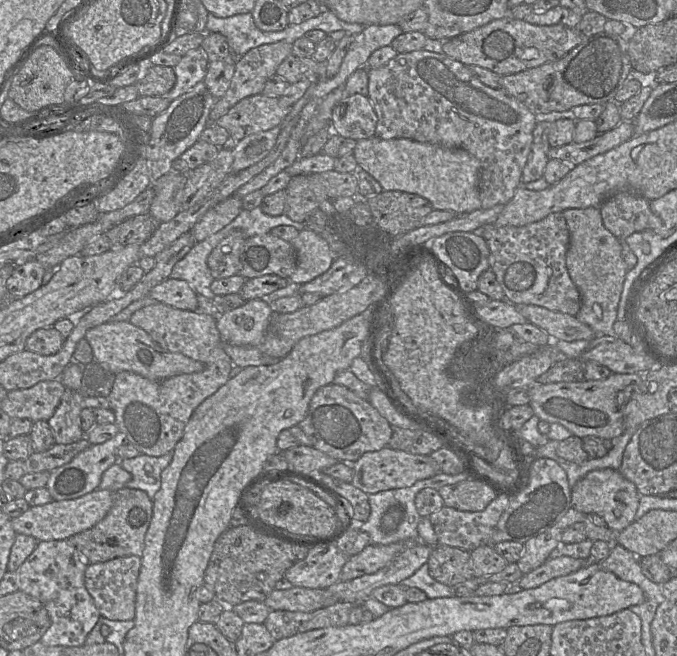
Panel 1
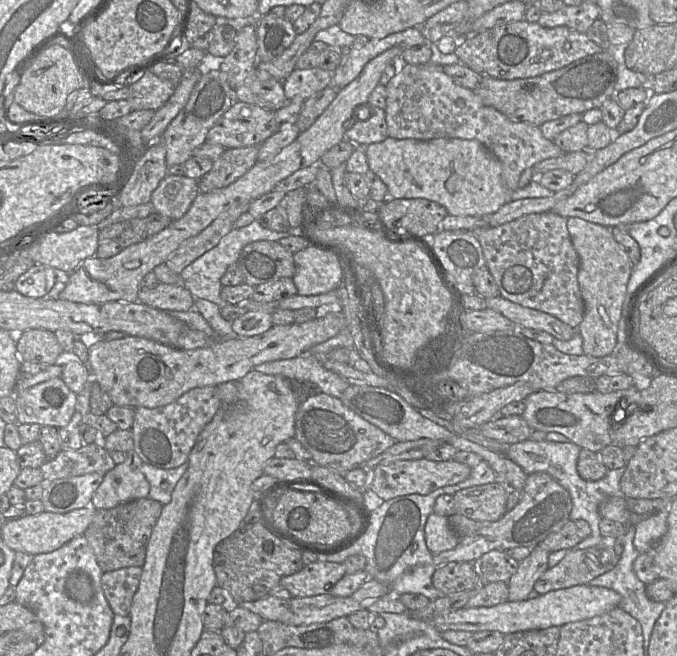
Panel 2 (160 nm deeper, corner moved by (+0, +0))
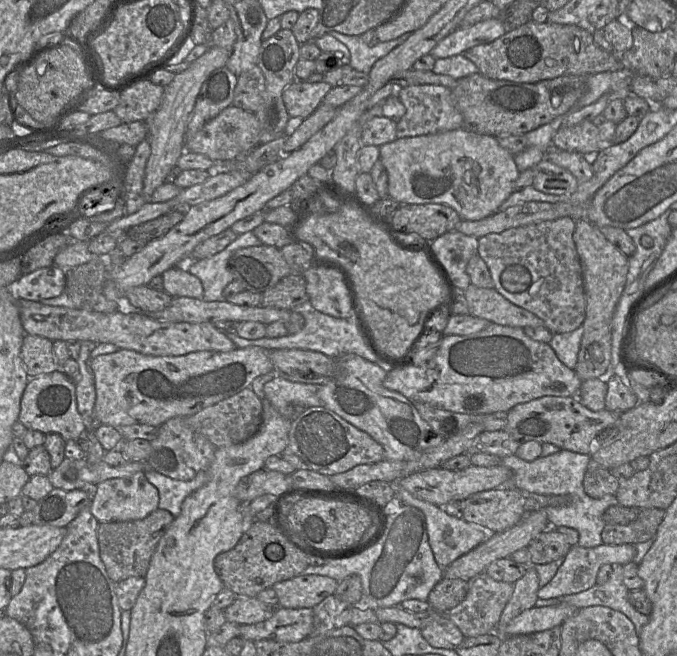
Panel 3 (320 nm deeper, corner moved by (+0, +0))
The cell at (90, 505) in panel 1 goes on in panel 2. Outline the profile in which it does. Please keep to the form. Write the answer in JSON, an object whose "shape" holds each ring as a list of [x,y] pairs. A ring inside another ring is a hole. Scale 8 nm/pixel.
{"shape":[[[89,505],[67,513],[43,511],[37,515],[26,515],[18,519],[3,521],[1,537],[5,544],[15,552],[25,552],[33,556],[49,553],[62,547],[71,539],[82,535],[91,524],[96,509]]]}

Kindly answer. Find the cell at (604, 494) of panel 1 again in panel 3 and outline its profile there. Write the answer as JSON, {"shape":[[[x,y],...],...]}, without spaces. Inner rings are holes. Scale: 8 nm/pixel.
{"shape":[[[602,543],[593,548],[573,546],[565,555],[563,564],[559,567],[551,581],[539,588],[537,597],[540,599],[560,598],[583,592],[596,584],[596,577],[602,565],[625,565],[633,561],[635,554],[636,549],[633,544],[606,545]]]}

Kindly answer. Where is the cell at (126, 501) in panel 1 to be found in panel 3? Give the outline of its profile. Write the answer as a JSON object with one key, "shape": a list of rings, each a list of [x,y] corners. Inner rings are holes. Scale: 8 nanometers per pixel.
{"shape":[[[158,508],[141,520],[99,523],[97,537],[100,558],[114,583],[129,577],[145,578],[153,553],[174,518],[167,510]]]}

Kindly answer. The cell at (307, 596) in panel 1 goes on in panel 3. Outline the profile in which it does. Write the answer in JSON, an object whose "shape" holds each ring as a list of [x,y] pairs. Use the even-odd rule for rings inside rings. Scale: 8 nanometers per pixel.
{"shape":[[[236,597],[234,602],[224,609],[226,621],[235,623],[237,625],[250,625],[262,622],[269,619],[277,607],[266,604],[256,597]]]}

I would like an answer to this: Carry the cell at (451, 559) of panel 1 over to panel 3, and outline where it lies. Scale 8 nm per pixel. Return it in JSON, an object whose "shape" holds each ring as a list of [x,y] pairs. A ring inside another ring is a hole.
{"shape":[[[443,577],[428,596],[429,607],[441,614],[461,603],[468,592],[468,581]]]}

